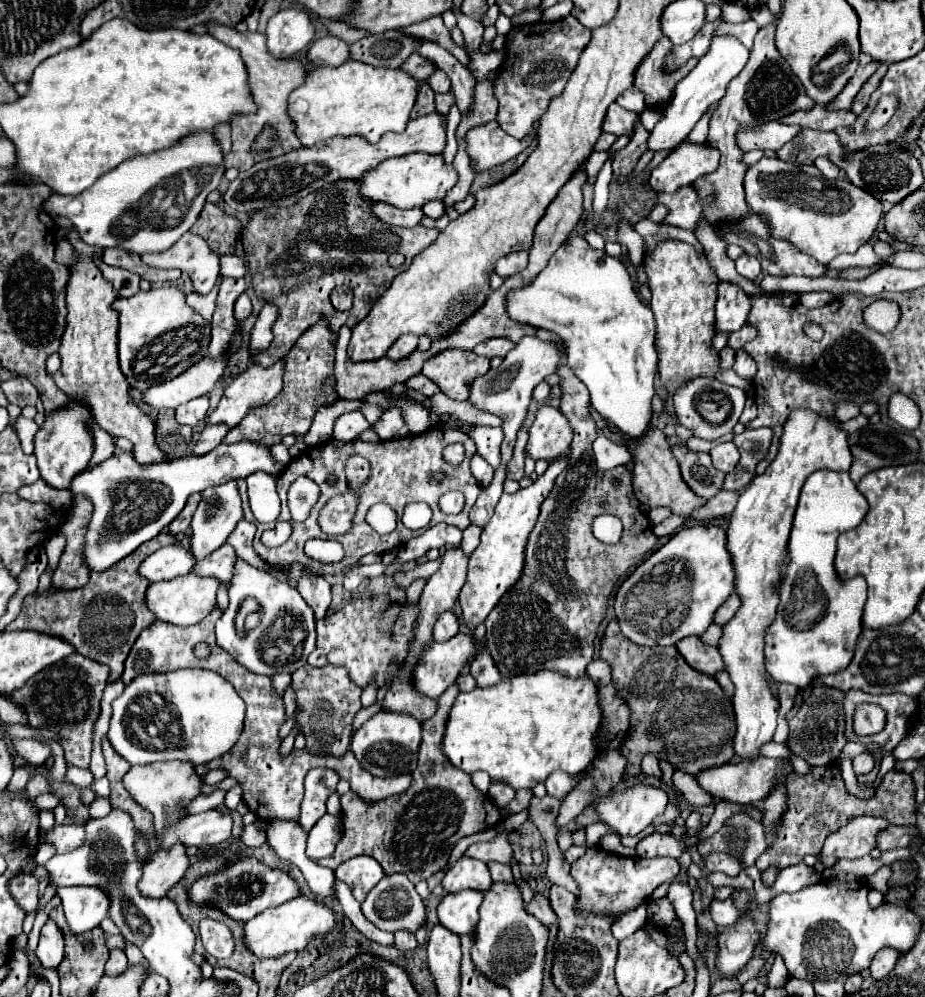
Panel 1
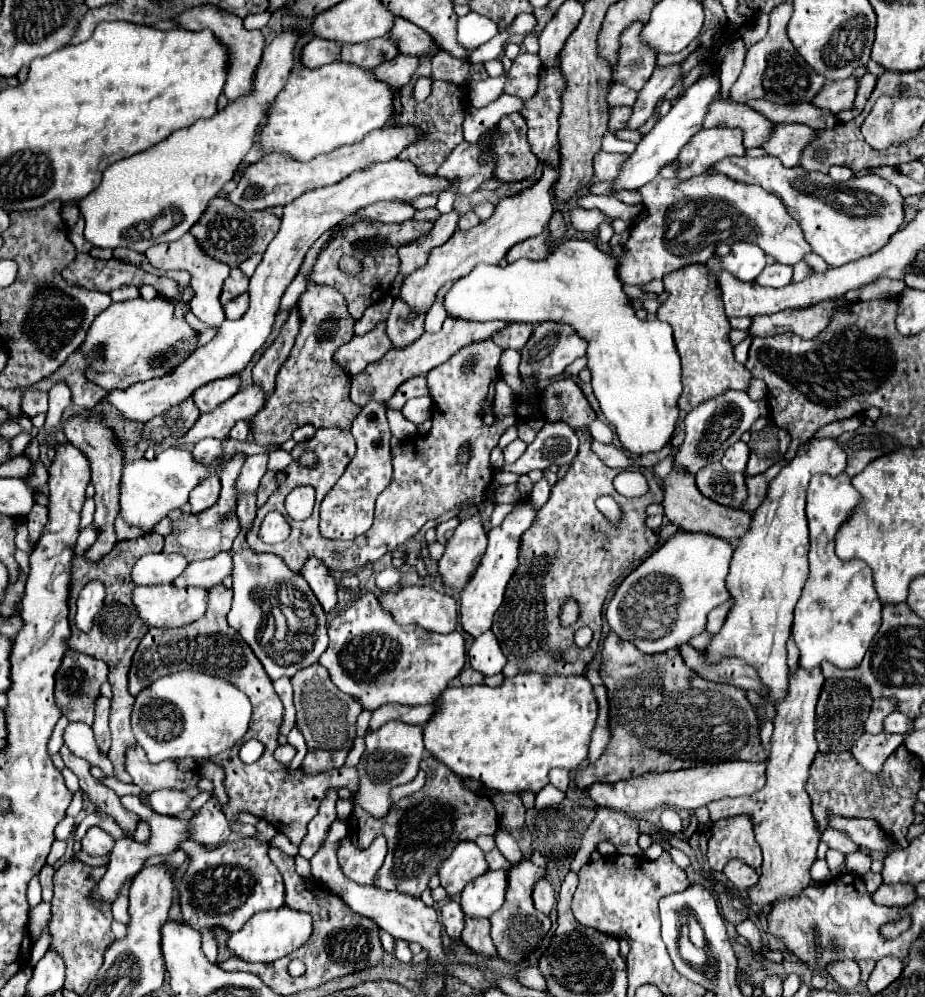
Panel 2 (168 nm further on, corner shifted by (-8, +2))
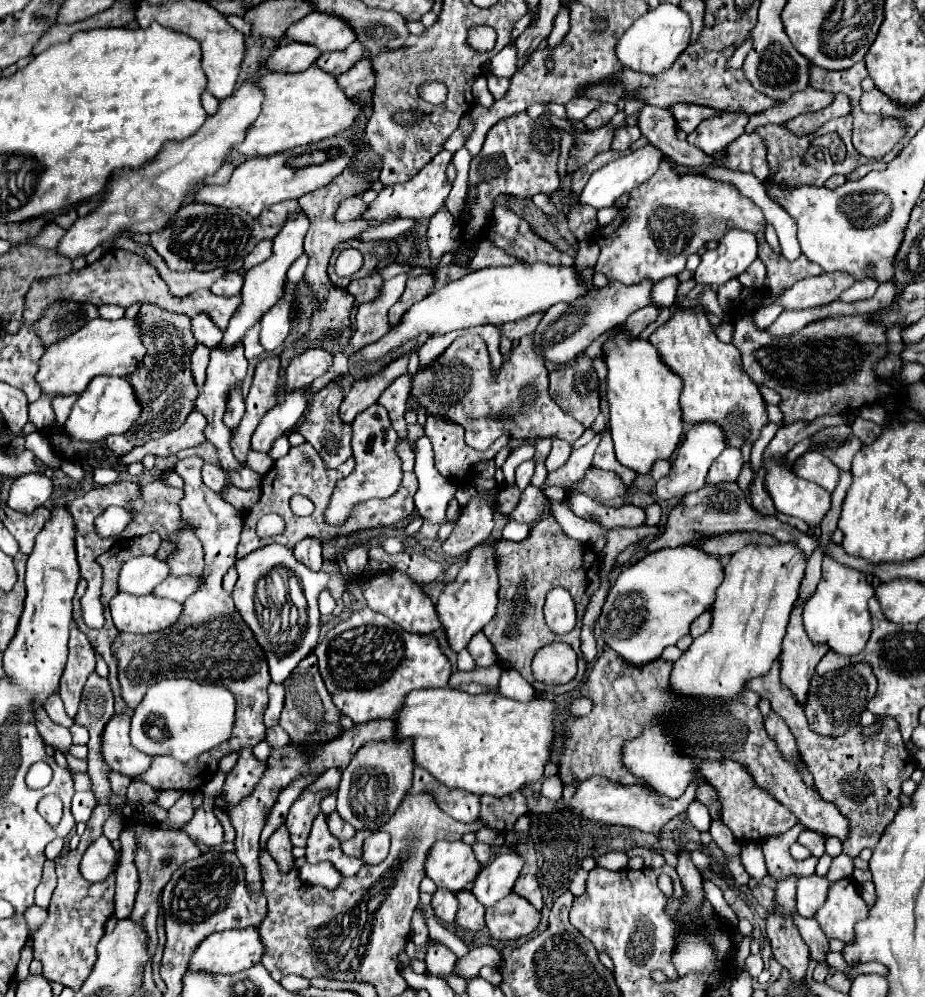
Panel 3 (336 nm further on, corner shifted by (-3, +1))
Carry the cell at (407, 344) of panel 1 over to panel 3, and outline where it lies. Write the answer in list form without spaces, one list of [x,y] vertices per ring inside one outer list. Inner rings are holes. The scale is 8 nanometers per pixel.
[[[422,273],[418,277],[410,277],[408,283],[406,283],[406,291],[390,307],[390,313],[388,313],[390,323],[400,321],[402,313],[406,313],[406,309],[410,309],[410,305],[414,305],[416,301],[424,299],[430,293],[430,289],[434,287],[434,283],[436,283],[436,273]]]

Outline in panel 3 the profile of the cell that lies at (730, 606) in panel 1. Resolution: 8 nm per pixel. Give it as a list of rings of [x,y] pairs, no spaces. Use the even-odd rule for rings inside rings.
[[[704,611],[704,613],[690,625],[690,635],[692,635],[692,637],[698,637],[698,635],[706,633],[706,629],[710,627],[710,621],[712,621],[710,611]]]

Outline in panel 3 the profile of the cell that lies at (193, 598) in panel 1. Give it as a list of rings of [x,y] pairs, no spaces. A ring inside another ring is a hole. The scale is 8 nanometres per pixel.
[[[118,593],[110,601],[110,613],[118,631],[130,633],[154,633],[172,625],[180,613],[182,603],[154,597],[134,597],[130,593]]]

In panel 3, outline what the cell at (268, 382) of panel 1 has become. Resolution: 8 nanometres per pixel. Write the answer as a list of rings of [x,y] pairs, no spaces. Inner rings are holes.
[[[192,411],[184,425],[170,431],[168,435],[156,439],[156,441],[148,441],[140,447],[134,447],[130,453],[122,455],[120,457],[120,465],[128,467],[130,463],[136,463],[136,461],[142,461],[144,455],[152,453],[152,455],[160,455],[160,457],[170,457],[170,455],[176,455],[178,451],[182,449],[188,449],[188,447],[196,447],[200,443],[204,443],[204,427],[206,427],[206,417],[200,413],[200,411]]]

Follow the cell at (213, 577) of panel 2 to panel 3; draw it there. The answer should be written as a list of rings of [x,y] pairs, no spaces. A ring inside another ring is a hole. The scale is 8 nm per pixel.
[[[168,575],[160,585],[154,587],[154,595],[156,597],[166,597],[178,603],[184,603],[196,589],[198,583],[202,583],[202,577],[174,577]]]

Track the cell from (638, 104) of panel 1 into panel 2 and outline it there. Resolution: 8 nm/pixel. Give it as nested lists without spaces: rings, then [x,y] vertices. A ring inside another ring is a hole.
[[[613,84],[607,94],[609,106],[633,106],[637,102],[639,92],[627,88],[625,84]]]

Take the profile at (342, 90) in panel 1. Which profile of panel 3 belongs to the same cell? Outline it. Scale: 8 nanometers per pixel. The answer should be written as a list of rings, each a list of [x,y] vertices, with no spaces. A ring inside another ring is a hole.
[[[310,65],[300,73],[264,73],[258,77],[256,87],[264,93],[262,111],[248,127],[244,141],[236,145],[238,153],[246,157],[268,157],[298,145],[310,145],[334,137],[350,129],[362,111],[360,103],[344,97],[342,89],[338,89],[336,77],[322,73],[318,65]]]

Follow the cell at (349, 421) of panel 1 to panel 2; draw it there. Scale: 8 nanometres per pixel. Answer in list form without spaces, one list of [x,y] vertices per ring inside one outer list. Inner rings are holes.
[[[381,402],[367,404],[351,424],[351,434],[357,440],[357,452],[351,464],[347,466],[345,474],[321,502],[321,524],[319,524],[321,534],[337,540],[353,540],[355,536],[361,536],[371,528],[375,498],[387,488],[393,472],[391,446],[389,446],[391,432],[385,418],[385,404]]]

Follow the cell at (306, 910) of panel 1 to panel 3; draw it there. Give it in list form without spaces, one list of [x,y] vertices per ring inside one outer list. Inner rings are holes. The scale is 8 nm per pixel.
[[[232,929],[232,931],[212,933],[196,947],[194,955],[190,957],[188,971],[230,975],[230,973],[238,973],[256,965],[262,959],[262,953],[264,949],[262,949],[262,939],[258,937],[258,929]]]

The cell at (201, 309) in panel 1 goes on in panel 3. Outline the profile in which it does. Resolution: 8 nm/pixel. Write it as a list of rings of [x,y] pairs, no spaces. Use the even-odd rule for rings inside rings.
[[[198,345],[192,353],[192,373],[194,373],[196,385],[204,385],[204,381],[206,381],[208,355],[210,355],[210,349],[206,349],[204,345]]]

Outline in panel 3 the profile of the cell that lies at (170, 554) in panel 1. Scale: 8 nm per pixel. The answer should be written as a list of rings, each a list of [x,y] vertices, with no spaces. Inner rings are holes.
[[[134,557],[128,559],[120,569],[118,591],[130,595],[148,595],[152,589],[170,575],[170,567],[156,557]]]

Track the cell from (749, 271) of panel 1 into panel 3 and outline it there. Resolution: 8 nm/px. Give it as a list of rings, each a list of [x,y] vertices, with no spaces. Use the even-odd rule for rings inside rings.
[[[734,227],[718,241],[716,249],[702,253],[694,281],[698,285],[722,285],[746,271],[756,255],[758,241],[754,233]]]

